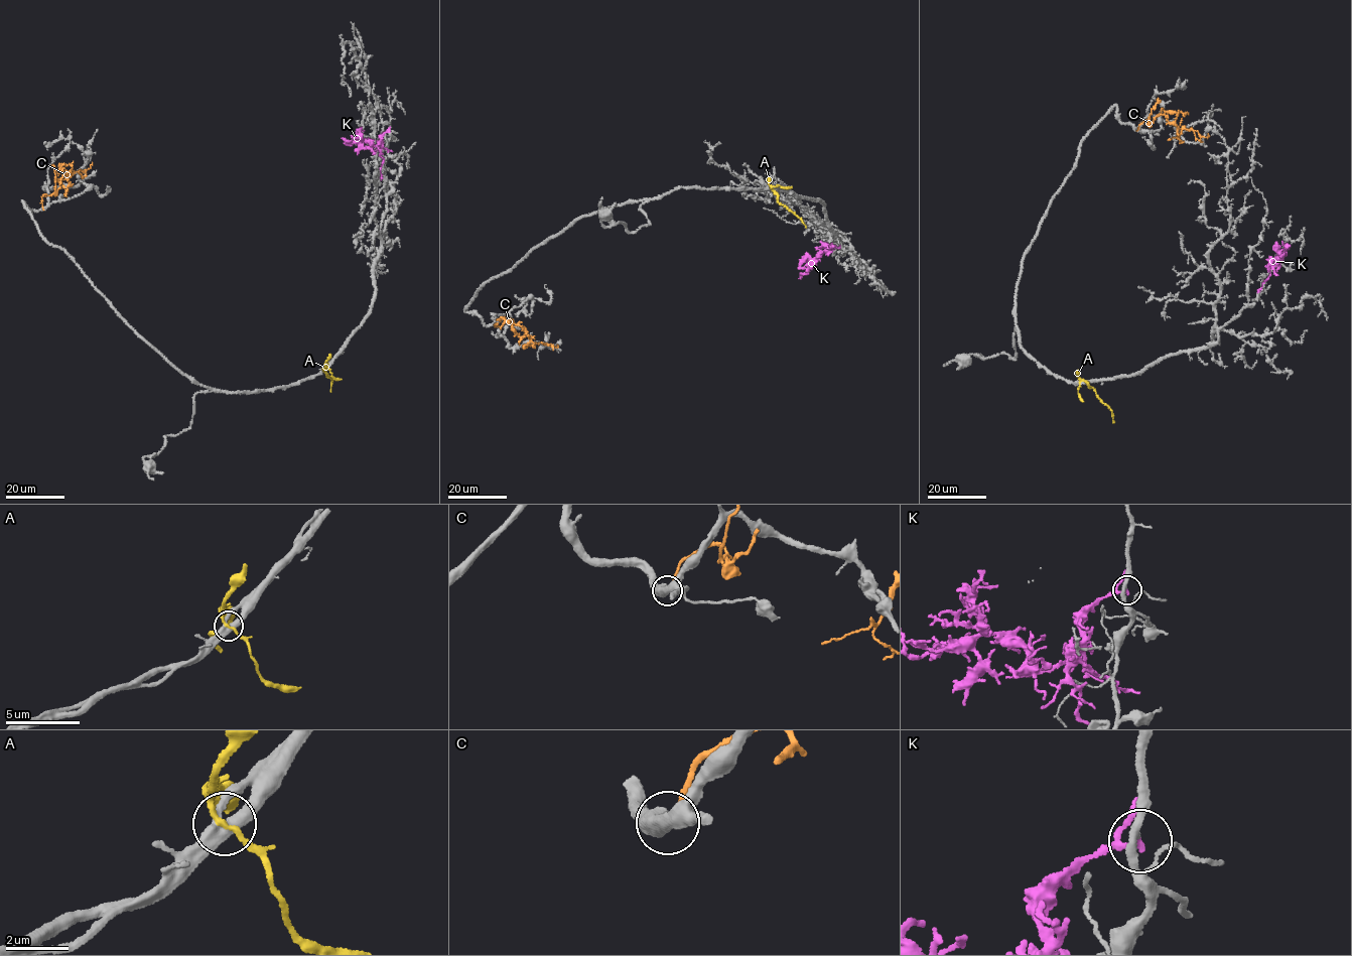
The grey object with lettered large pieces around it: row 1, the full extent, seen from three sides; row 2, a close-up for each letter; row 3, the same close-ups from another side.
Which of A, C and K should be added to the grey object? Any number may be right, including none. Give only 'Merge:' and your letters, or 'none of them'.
Merge: none of them

